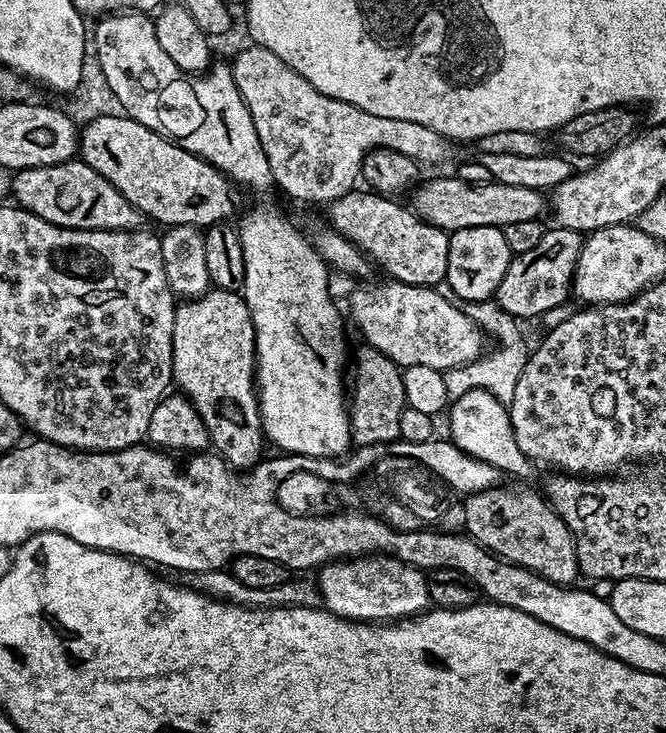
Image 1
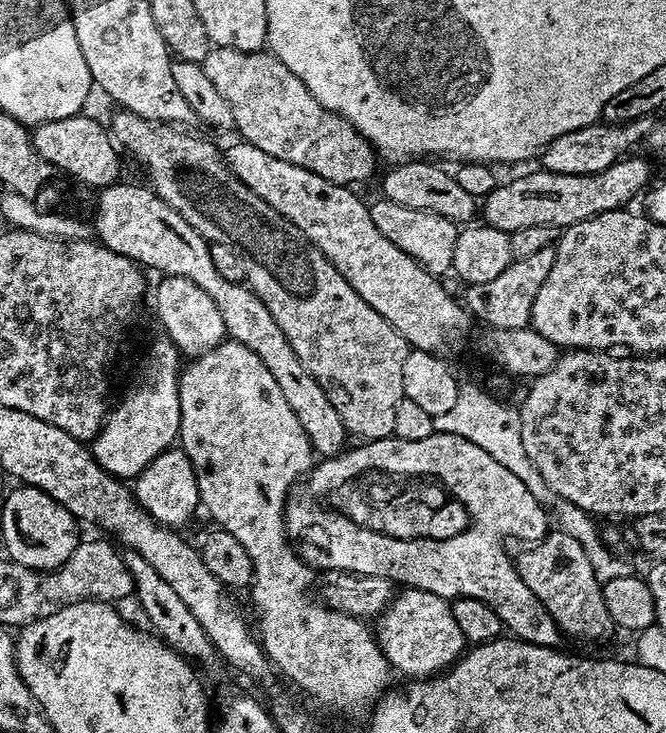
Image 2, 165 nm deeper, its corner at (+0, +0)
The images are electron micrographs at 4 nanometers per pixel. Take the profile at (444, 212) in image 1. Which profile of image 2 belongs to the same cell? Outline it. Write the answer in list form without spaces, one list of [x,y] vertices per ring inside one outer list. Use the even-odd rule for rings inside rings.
[[[632,159],[620,160],[598,174],[554,174],[537,170],[505,184],[503,181],[490,195],[483,197],[483,223],[507,233],[522,230],[525,226],[554,226],[563,230],[586,218],[631,205],[628,203],[640,191],[645,191],[644,183],[648,180],[647,162]]]

